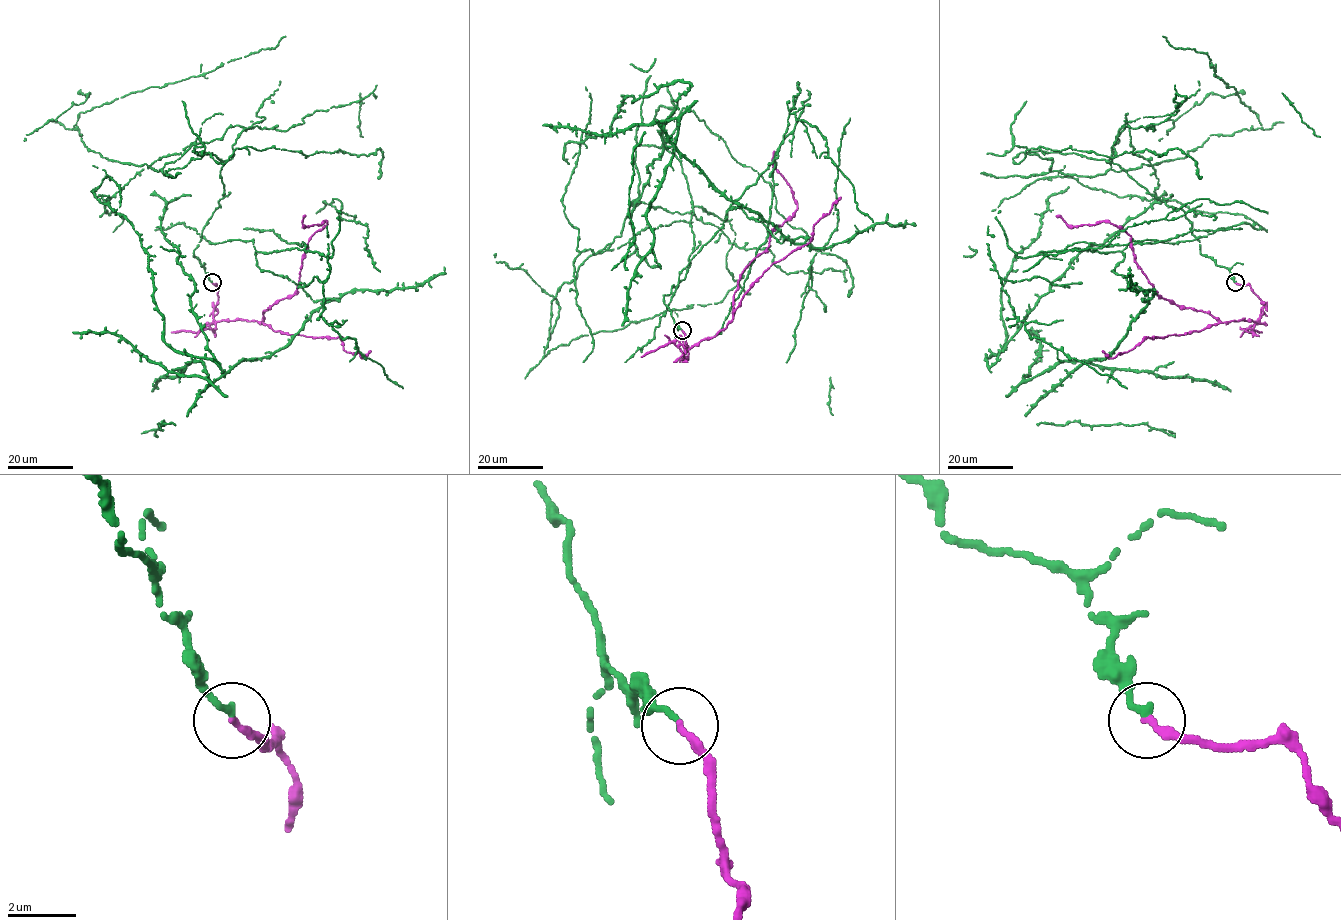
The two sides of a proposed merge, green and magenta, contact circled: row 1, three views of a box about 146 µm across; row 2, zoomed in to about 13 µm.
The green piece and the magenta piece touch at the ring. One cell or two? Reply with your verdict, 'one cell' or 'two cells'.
two cells

